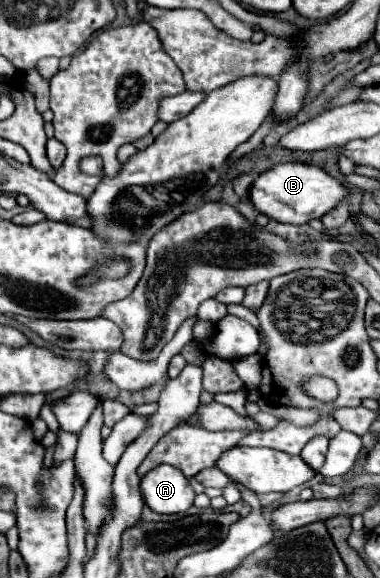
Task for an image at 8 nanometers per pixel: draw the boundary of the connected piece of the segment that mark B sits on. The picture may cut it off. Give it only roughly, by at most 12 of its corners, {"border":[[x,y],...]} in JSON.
{"border":[[283,163],[247,199],[279,223],[303,225],[347,197],[323,169]]}

